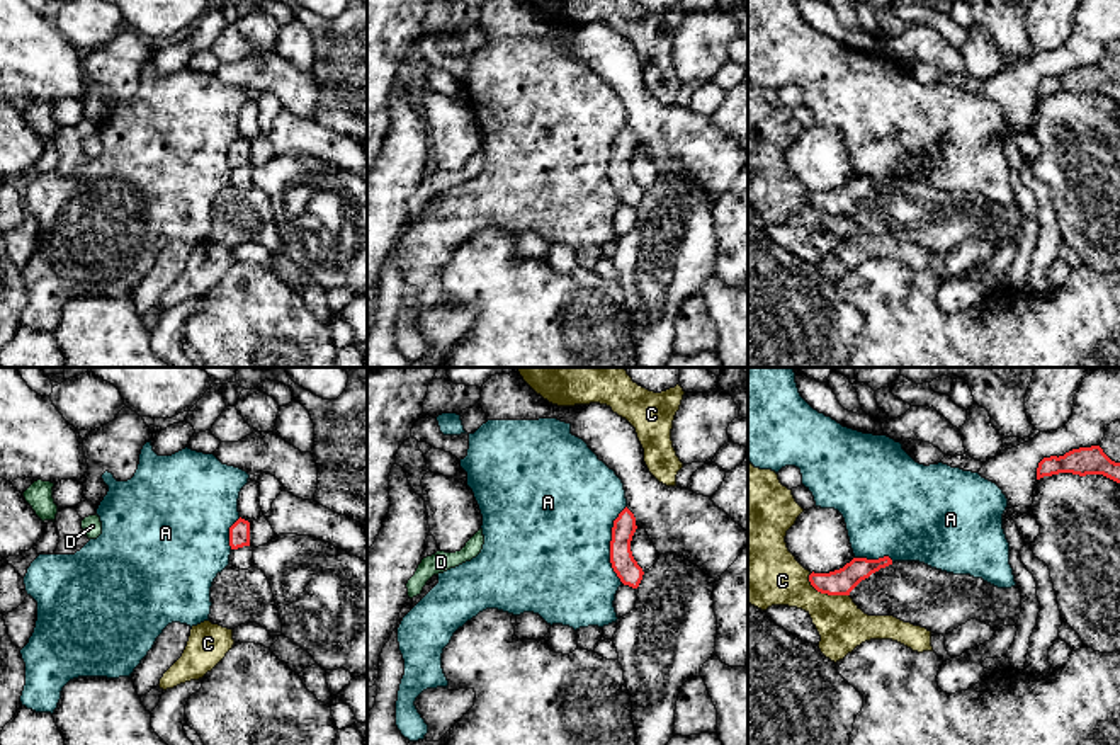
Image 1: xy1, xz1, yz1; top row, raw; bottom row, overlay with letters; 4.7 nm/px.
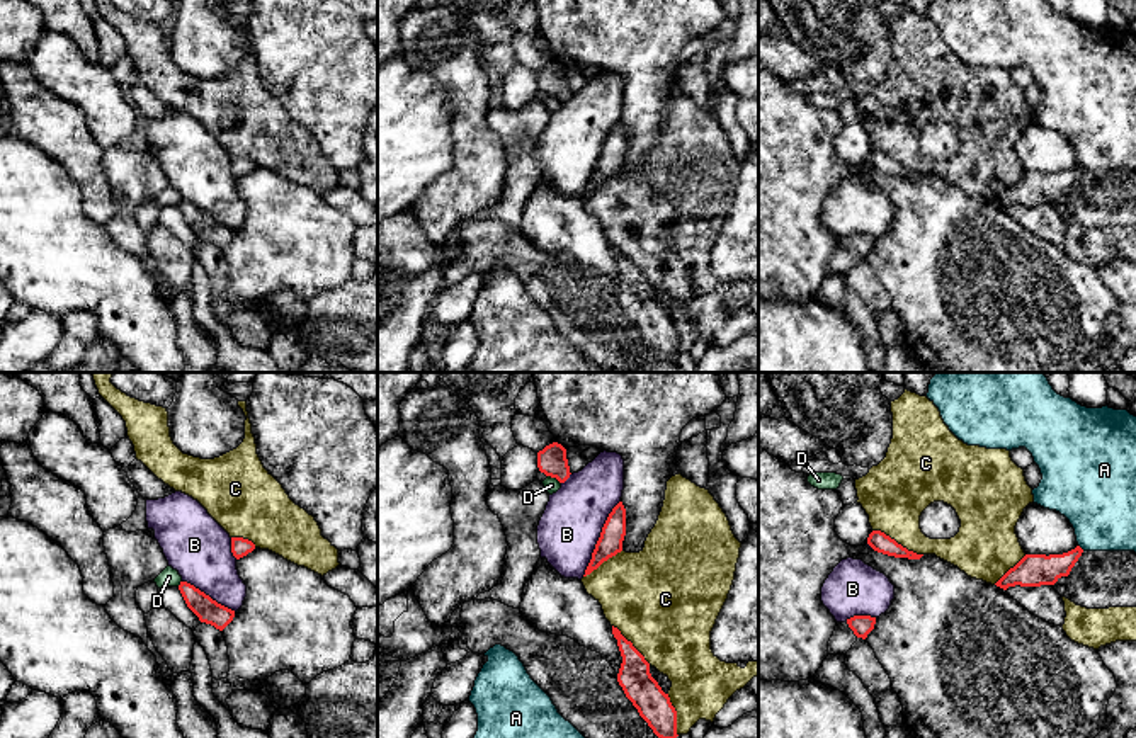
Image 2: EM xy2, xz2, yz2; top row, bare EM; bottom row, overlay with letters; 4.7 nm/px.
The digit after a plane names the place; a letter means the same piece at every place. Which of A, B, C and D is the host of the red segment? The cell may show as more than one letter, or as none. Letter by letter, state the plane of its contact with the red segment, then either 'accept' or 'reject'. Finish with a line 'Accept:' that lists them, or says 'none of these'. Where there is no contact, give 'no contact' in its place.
A: xz1 | reject
B: xz2 | reject
C: yz2 | reject
D: xz2 | reject
Accept: none of these

